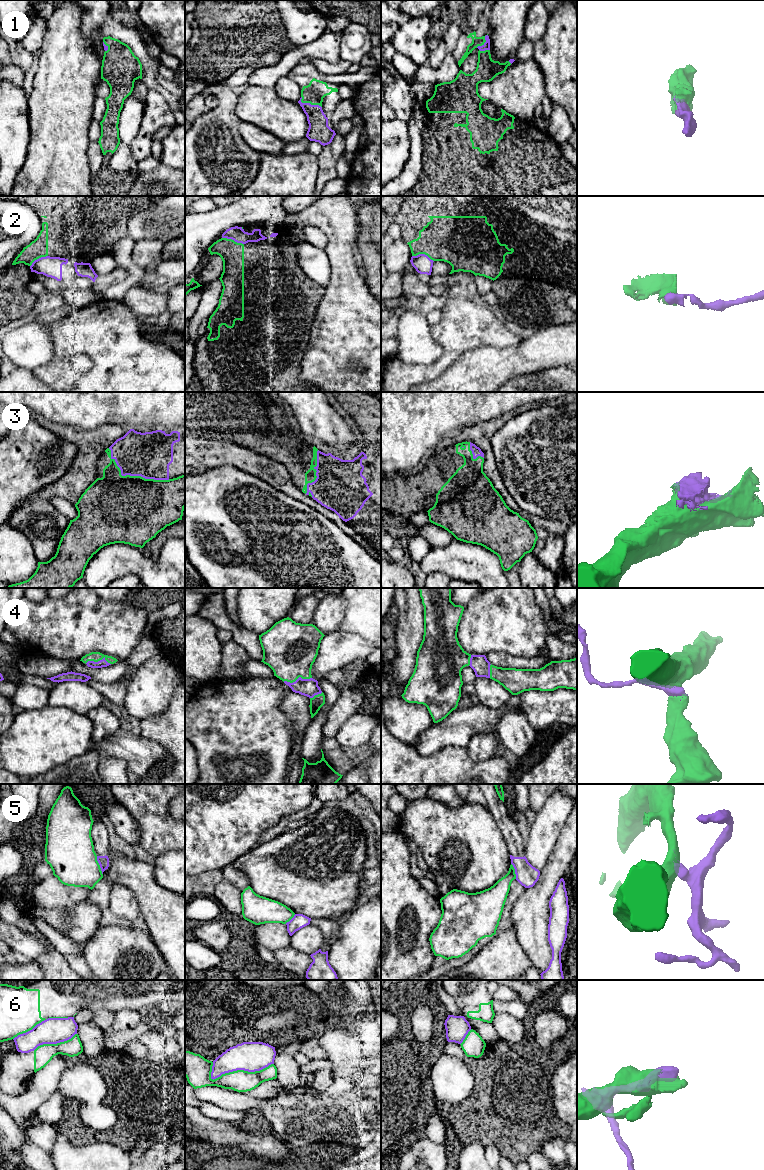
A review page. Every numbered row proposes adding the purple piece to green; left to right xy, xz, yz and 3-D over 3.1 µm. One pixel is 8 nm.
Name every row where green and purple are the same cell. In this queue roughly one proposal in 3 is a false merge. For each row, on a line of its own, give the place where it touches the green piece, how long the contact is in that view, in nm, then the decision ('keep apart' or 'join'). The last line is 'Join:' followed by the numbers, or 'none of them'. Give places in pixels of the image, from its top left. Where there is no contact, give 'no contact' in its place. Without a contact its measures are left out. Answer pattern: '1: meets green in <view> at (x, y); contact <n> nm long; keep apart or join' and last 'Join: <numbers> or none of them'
1: meets green in xz at (309, 102); contact 190 nm long; join
2: meets green in xz at (233, 240); contact 190 nm long; keep apart
3: meets green in xy at (132, 476); contact 550 nm long; keep apart
4: meets green in xz at (297, 678); contact 240 nm long; join
5: meets green in xy at (99, 865); contact 160 nm long; keep apart
6: meets green in xz at (241, 1070); contact 550 nm long; keep apart
Join: 1, 4

